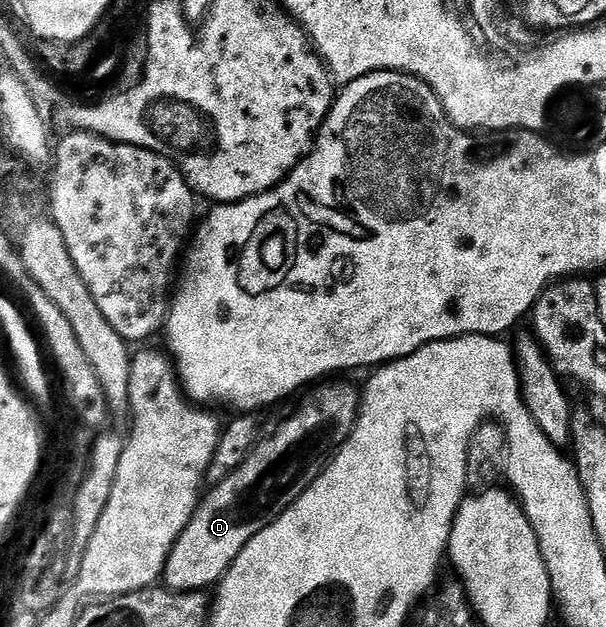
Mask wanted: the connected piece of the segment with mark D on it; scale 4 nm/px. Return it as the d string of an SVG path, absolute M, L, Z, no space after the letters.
M343 382L322 386L315 388L320 390L312 389L303 407L288 422L281 423L267 439L264 437L234 472L202 495L191 522L167 557L161 579L166 589L207 592L218 587L241 548L245 548L257 532L277 521L279 515L311 487L313 480L321 476L333 457L331 442L341 447L353 432L361 401L360 391Z

